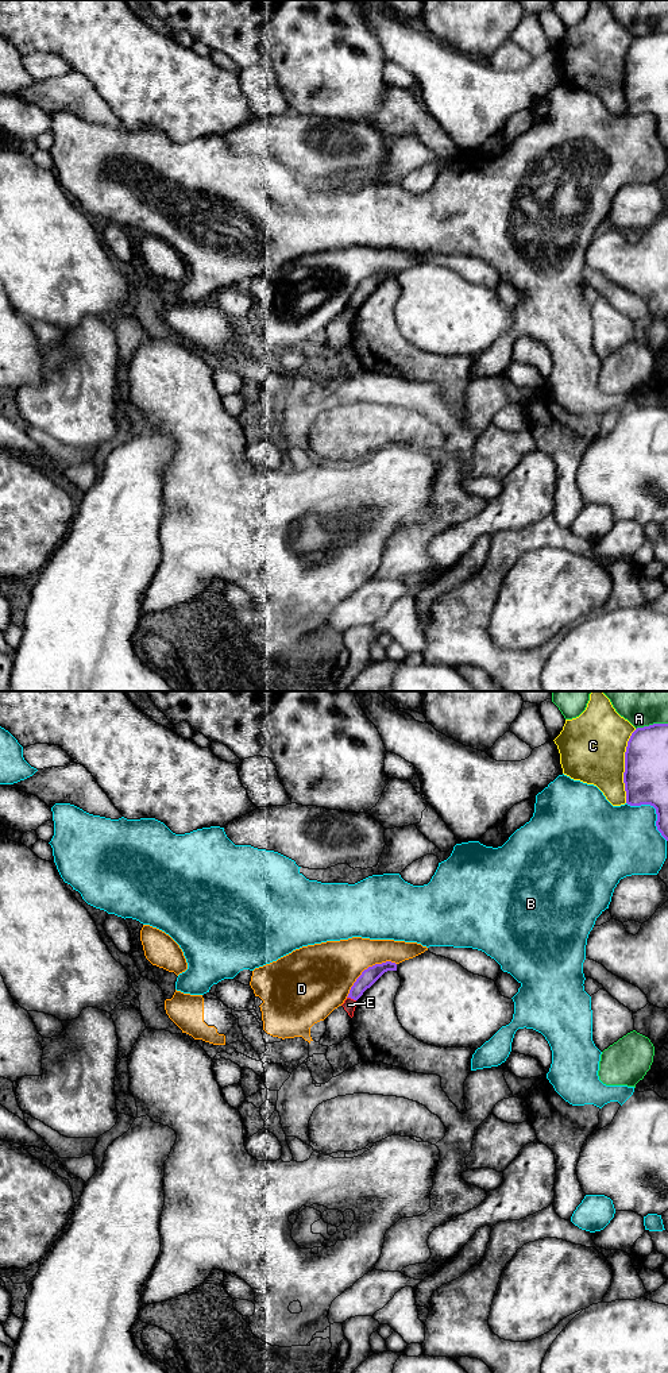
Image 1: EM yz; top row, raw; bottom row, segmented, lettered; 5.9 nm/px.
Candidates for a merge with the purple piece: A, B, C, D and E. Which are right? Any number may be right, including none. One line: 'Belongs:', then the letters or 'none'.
Belongs: none

